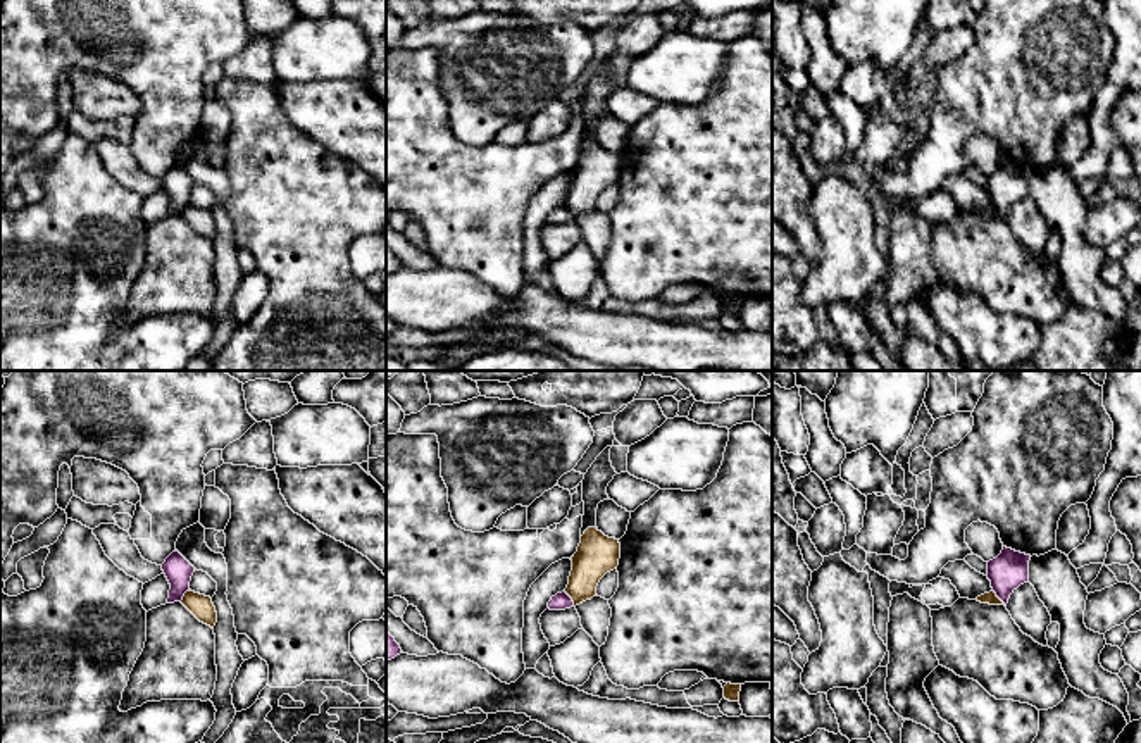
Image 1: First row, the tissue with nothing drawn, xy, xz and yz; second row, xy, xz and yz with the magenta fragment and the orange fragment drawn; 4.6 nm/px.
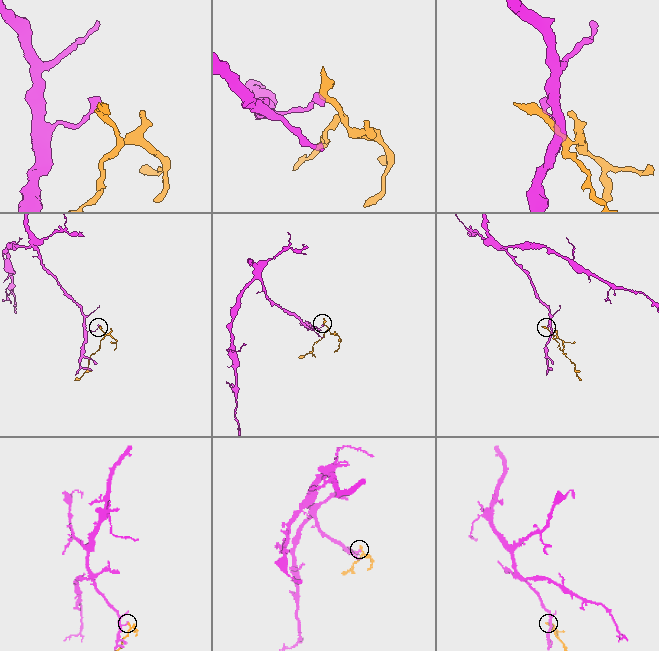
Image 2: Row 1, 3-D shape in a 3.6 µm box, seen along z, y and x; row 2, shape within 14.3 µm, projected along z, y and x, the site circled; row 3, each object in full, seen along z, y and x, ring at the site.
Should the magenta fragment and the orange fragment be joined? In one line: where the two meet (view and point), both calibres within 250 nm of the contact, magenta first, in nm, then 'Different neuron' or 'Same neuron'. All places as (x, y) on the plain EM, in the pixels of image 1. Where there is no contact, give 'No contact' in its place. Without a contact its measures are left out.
Touches magenta at xz (571, 212). Thickness 80 nm (magenta) against 190 nm. Different neuron

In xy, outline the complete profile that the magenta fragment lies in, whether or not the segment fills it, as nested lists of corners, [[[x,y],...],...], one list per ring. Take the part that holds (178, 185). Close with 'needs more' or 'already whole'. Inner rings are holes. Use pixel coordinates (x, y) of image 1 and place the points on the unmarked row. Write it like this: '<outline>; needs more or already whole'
[[[176,164],[165,172],[162,184],[171,198],[167,217],[181,215],[190,205],[195,181]]]; already whole

